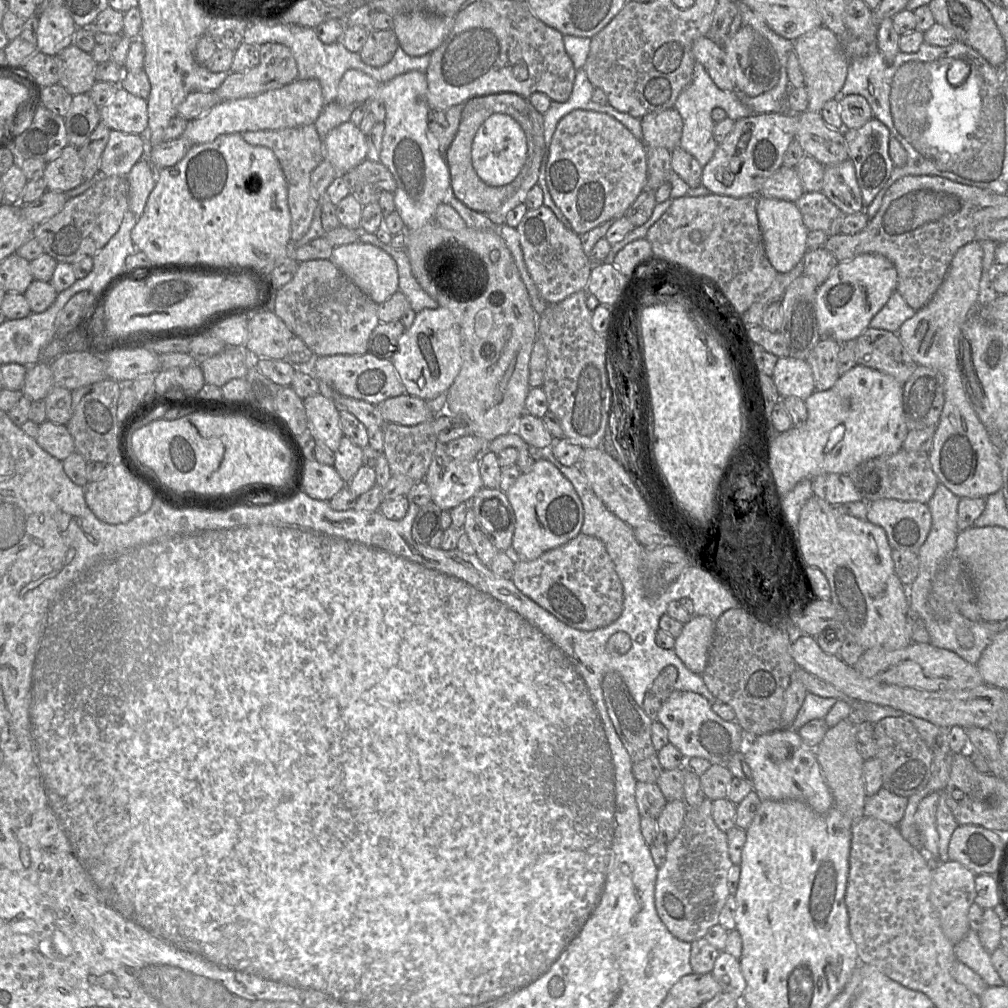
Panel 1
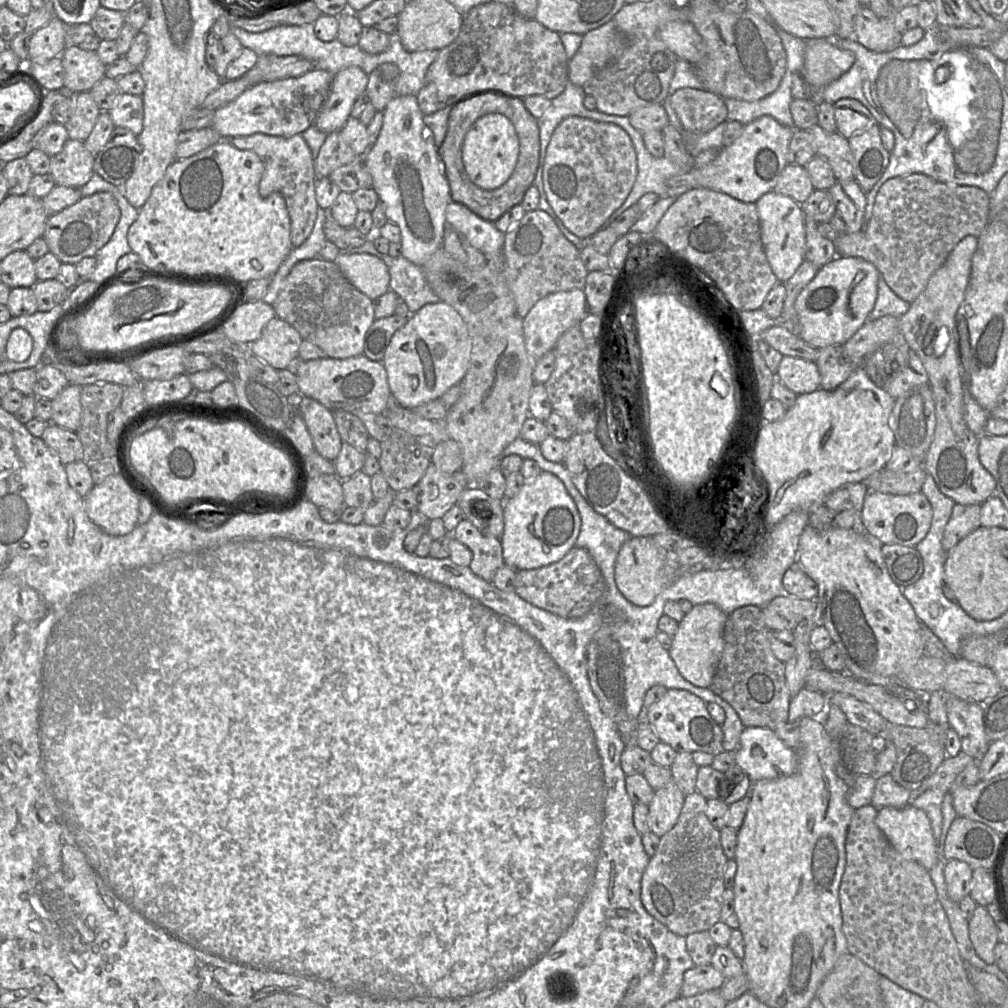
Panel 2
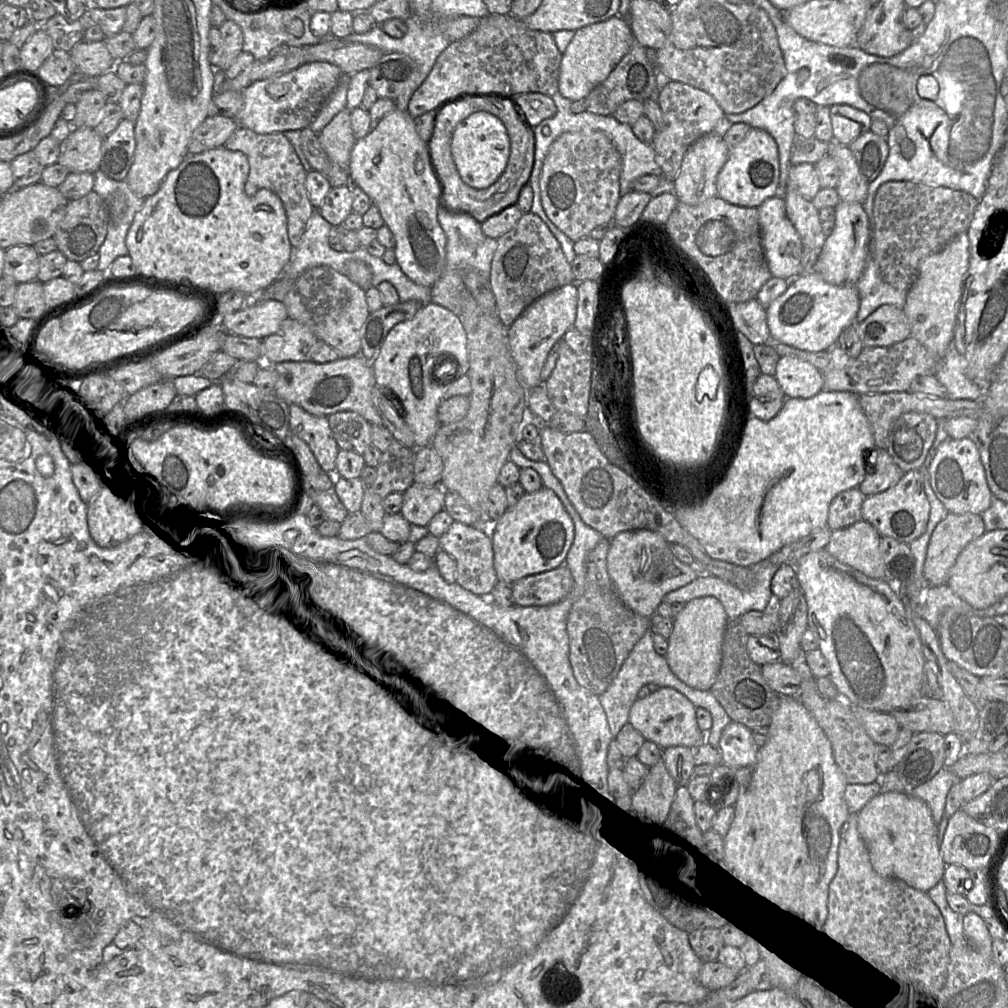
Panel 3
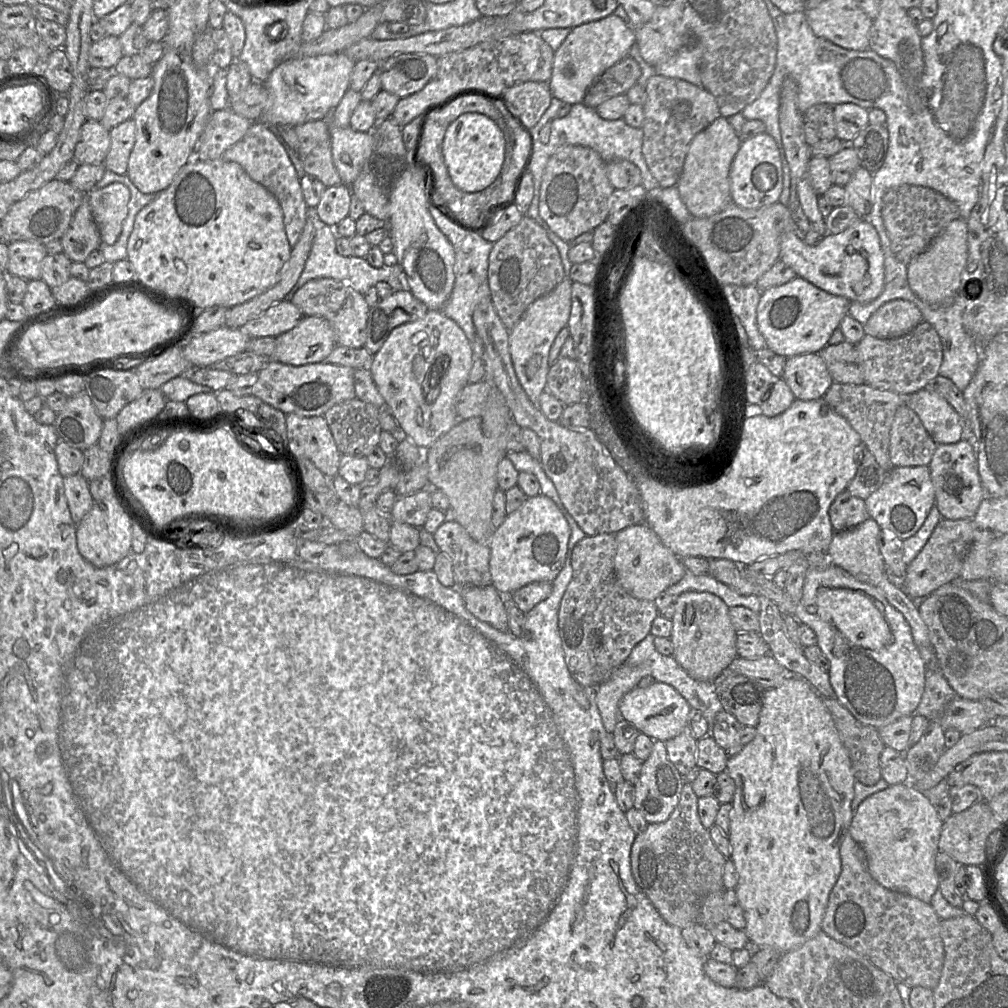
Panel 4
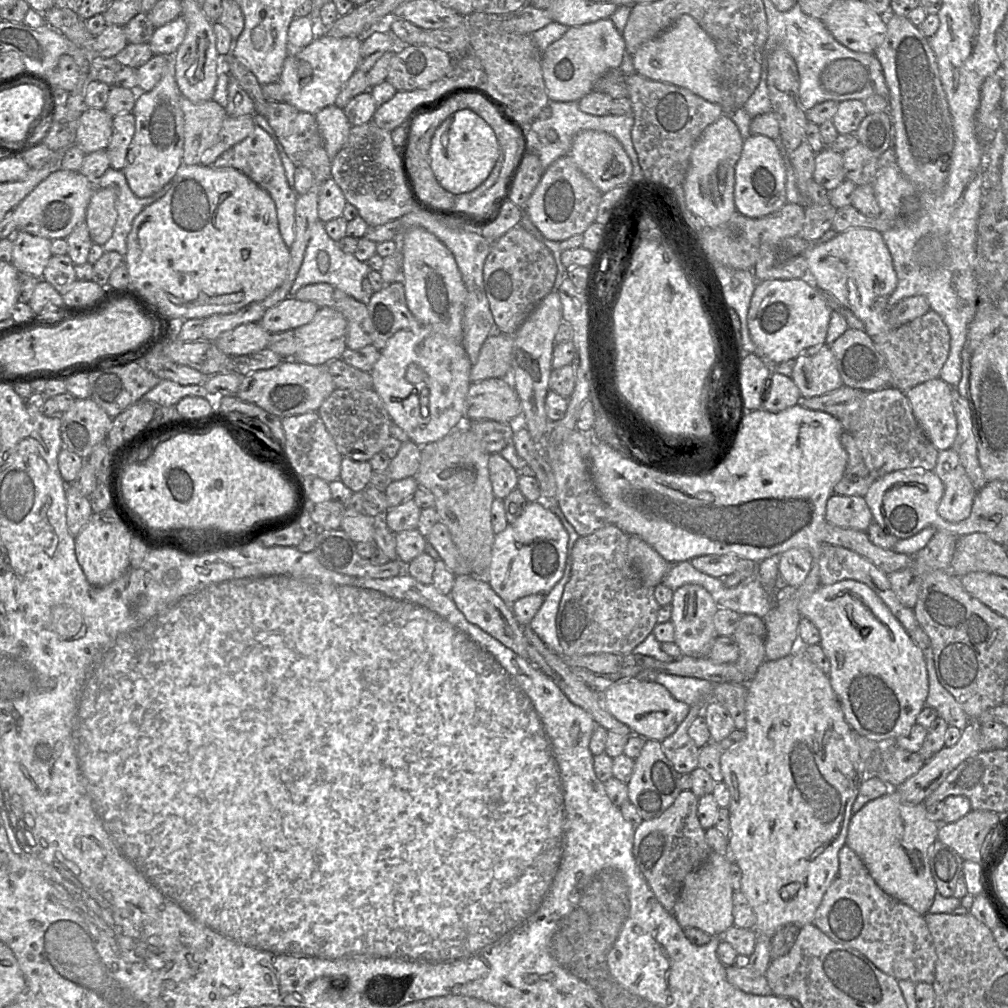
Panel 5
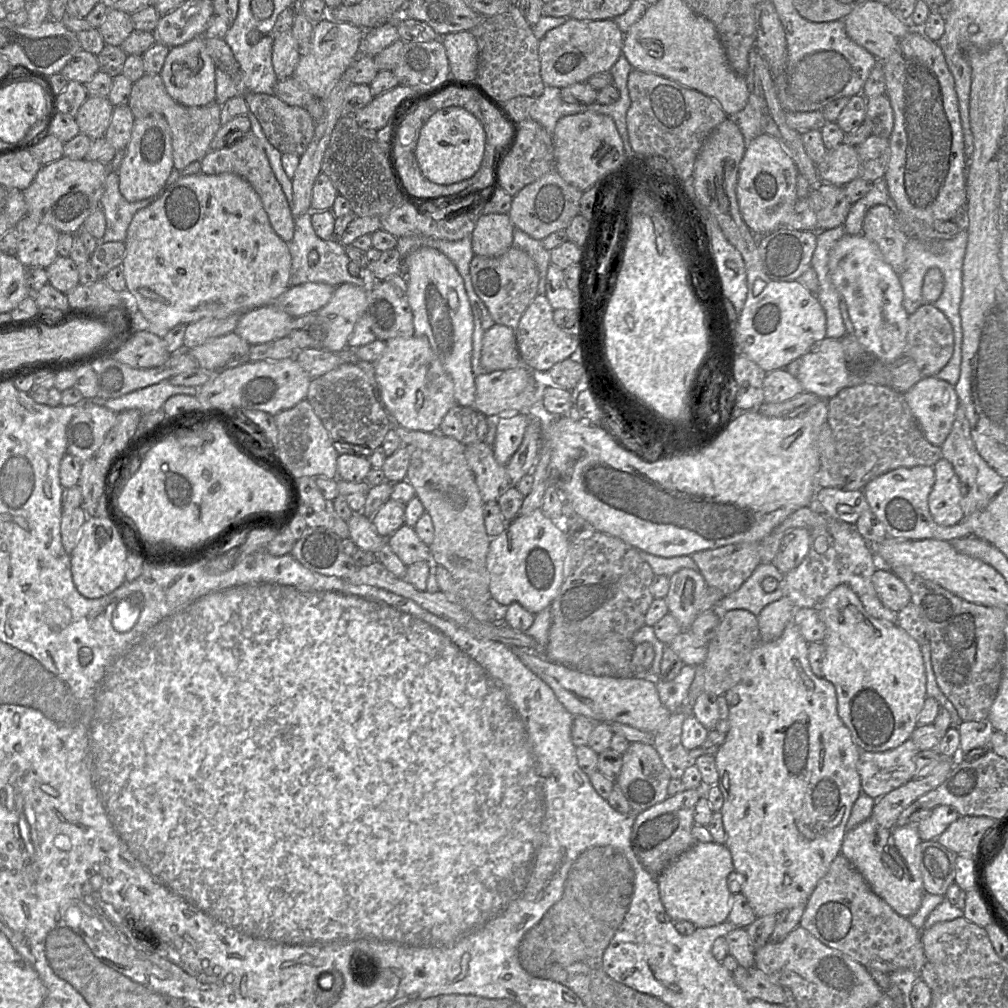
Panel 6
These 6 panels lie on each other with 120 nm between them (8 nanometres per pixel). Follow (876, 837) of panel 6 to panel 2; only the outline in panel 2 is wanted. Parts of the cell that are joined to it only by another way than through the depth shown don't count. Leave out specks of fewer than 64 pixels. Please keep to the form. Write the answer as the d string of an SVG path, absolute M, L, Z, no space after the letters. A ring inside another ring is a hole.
M911 804L903 808L884 807L878 810L875 823L889 843L904 858L913 860L926 870L931 870L941 859L927 814Z

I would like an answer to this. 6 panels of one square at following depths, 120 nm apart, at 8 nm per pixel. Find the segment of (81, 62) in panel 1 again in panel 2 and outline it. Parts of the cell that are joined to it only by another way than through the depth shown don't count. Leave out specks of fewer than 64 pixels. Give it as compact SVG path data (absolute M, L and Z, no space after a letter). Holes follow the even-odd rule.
M67 46L60 55L64 68L64 87L73 93L90 91L104 76L106 66L96 51L83 50L78 46Z

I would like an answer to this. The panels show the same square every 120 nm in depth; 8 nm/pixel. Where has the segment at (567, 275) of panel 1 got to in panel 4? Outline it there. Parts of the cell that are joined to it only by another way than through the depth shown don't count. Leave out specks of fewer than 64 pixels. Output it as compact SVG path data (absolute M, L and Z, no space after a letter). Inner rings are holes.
M524 215L520 223L493 244L489 255L488 283L491 300L509 331L537 298L552 291L565 278L559 251L546 231Z

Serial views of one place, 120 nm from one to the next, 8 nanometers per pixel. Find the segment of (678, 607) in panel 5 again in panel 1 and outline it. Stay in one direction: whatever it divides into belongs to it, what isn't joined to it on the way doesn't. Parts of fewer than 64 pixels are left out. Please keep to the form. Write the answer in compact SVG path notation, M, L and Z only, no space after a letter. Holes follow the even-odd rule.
M692 616L691 620L683 625L681 634L675 638L674 651L684 665L696 674L702 674L708 661L709 650L713 641L715 621L707 616Z

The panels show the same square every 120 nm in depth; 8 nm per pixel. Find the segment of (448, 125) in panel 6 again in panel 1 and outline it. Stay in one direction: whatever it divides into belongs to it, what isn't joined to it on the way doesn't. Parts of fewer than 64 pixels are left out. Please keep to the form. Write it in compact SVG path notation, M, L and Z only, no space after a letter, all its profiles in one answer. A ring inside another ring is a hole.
M494 113L481 125L472 145L472 164L489 186L505 186L520 173L528 155L527 137L520 124L508 114Z

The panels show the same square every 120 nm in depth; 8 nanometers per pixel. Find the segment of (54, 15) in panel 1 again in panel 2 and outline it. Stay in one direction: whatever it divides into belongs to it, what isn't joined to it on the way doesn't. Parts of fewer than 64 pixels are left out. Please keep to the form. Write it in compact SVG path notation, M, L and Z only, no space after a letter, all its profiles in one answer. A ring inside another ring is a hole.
M53 18L43 27L36 30L30 38L28 63L44 64L60 56L65 47L65 26L59 18Z

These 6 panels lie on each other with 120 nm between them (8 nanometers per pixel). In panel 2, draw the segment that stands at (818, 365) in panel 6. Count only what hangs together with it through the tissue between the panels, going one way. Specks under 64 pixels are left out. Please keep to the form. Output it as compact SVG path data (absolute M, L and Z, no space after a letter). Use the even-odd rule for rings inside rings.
M783 356L777 378L797 395L810 393L821 386L821 376L815 361Z

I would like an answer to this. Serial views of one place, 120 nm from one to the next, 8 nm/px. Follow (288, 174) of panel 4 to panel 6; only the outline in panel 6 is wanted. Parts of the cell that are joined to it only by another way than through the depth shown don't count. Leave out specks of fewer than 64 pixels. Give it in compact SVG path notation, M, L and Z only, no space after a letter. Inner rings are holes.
M248 133L228 147L209 150L201 160L201 172L206 175L233 173L247 180L259 195L274 231L286 243L292 240L295 218L281 185L272 171L266 152L255 135Z

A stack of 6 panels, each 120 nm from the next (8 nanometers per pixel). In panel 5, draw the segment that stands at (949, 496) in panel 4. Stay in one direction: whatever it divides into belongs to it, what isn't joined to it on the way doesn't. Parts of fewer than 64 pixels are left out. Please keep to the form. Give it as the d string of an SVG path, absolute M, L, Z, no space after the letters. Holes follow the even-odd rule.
M952 447L939 451L933 471L944 485L944 494L937 507L938 514L948 522L959 522L967 518L978 492L957 452Z

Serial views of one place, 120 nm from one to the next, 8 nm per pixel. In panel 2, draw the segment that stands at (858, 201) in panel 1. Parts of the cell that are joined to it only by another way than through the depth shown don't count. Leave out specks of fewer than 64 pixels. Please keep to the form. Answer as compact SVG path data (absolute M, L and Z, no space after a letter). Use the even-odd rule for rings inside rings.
M855 179L836 181L828 191L845 222L846 233L860 231L864 226L866 192Z

